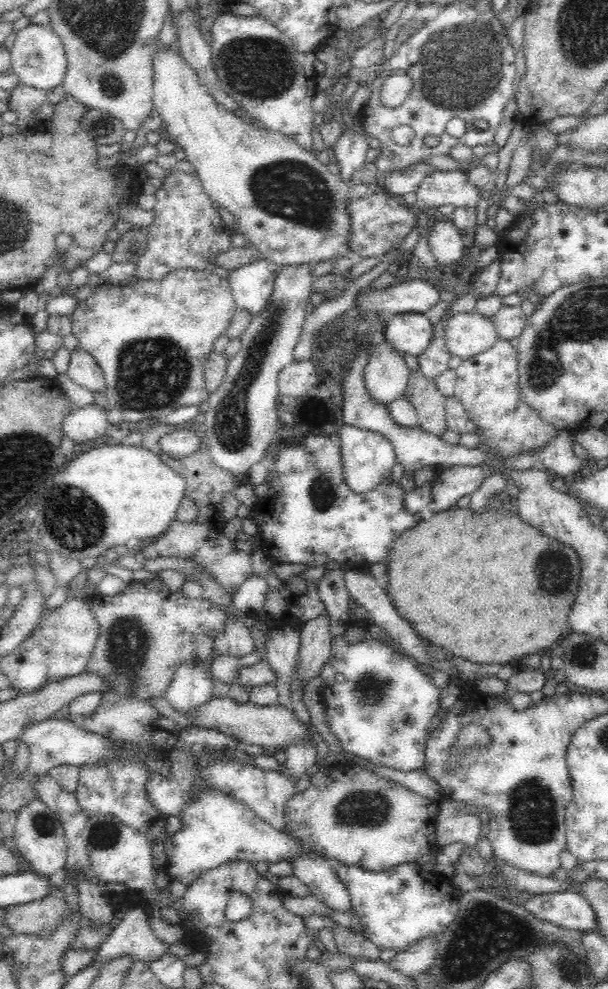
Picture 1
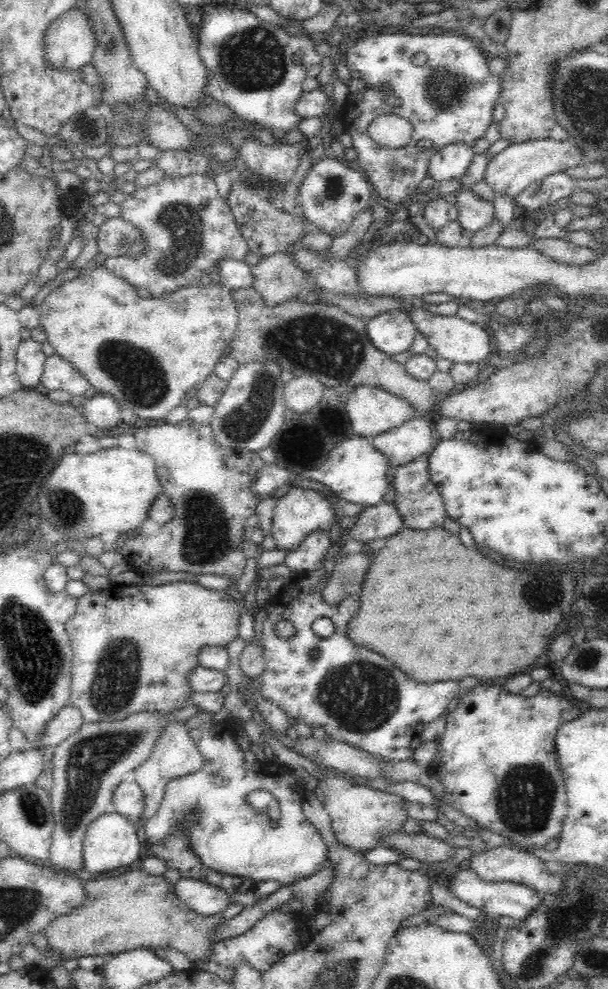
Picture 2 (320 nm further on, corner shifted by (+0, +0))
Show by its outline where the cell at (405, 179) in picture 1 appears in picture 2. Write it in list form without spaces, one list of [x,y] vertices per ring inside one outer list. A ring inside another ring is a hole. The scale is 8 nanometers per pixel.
[[[452,142],[440,148],[428,163],[428,172],[436,181],[460,179],[475,154],[470,144]]]

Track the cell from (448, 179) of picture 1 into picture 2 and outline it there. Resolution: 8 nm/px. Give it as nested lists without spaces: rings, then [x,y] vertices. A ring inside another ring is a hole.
[[[457,191],[457,209],[459,217],[457,221],[463,230],[478,232],[491,225],[495,217],[494,205],[490,201],[482,200],[472,191]]]

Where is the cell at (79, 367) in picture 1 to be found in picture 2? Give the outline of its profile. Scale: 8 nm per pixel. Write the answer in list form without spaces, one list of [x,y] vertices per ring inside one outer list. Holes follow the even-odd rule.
[[[56,354],[47,356],[44,360],[40,384],[48,391],[66,390],[72,397],[79,397],[91,391],[84,375]]]

